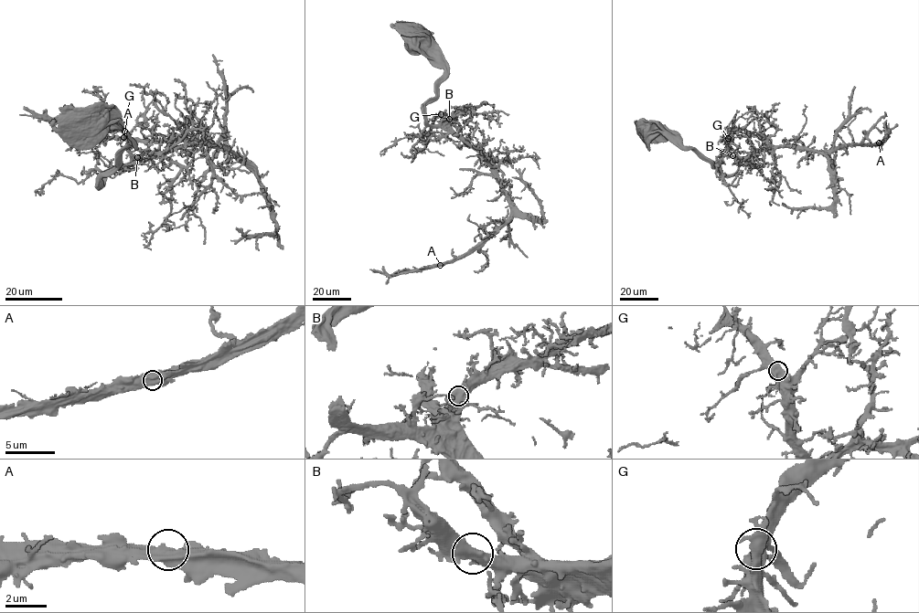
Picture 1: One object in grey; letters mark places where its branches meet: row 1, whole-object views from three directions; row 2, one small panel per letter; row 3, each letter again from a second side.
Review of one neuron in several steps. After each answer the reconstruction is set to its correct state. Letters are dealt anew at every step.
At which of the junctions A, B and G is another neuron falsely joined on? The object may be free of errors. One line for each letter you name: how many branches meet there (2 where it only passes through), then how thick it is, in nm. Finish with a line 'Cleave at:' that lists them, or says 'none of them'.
Cleave at: none of them

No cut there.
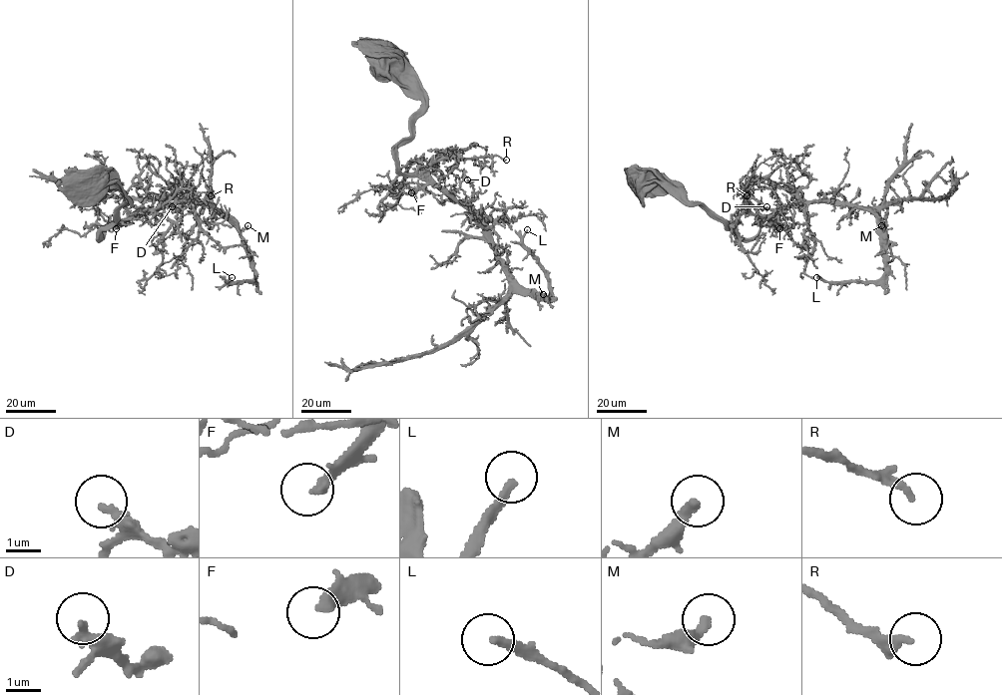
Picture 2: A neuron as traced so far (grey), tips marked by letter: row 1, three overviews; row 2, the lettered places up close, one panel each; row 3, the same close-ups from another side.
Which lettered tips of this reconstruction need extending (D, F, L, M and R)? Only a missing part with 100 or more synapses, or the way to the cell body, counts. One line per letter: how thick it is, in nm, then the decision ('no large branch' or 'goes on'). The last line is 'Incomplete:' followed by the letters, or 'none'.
D: 280 nm thick; no large branch
F: 360 nm thick; goes on
L: 220 nm thick; no large branch
M: 300 nm thick; no large branch
R: 160 nm thick; no large branch
Incomplete: F

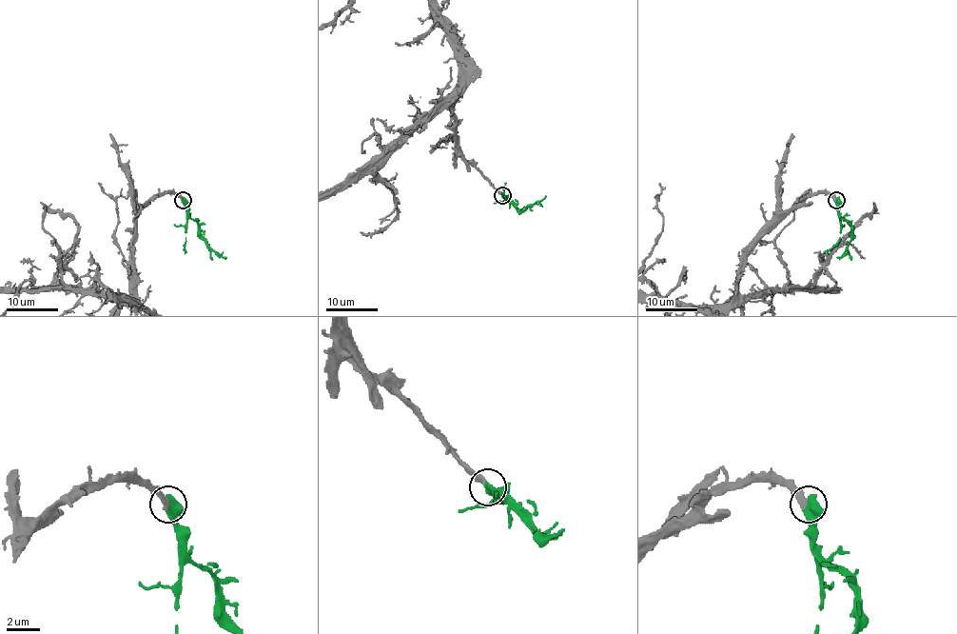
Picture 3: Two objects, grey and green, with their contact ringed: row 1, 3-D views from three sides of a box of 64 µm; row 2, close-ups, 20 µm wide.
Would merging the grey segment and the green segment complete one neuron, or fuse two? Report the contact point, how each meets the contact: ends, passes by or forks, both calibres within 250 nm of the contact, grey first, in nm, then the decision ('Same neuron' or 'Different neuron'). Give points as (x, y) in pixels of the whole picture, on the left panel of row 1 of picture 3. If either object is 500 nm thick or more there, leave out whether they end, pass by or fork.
Place: (183, 200). At the ring grey ends. At the ring green passes by. Thickness 300 nm (grey) against 440 nm. Same neuron

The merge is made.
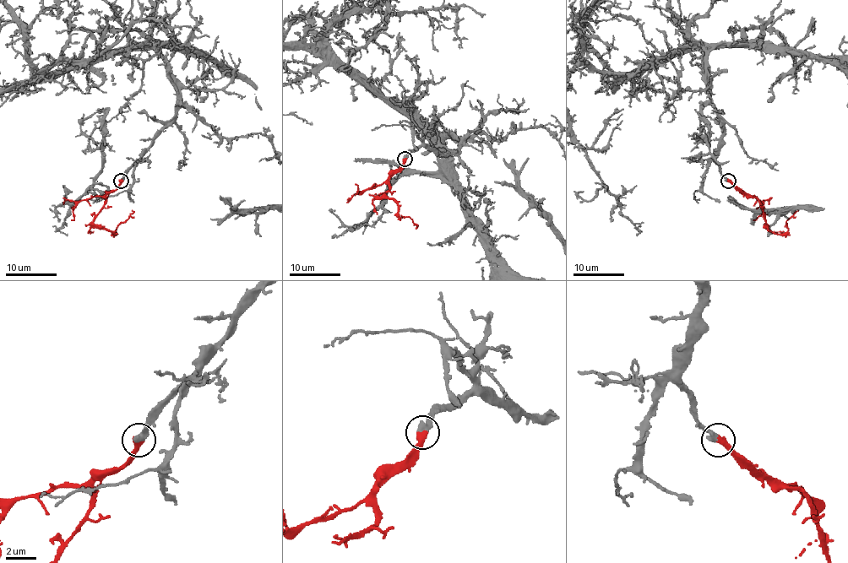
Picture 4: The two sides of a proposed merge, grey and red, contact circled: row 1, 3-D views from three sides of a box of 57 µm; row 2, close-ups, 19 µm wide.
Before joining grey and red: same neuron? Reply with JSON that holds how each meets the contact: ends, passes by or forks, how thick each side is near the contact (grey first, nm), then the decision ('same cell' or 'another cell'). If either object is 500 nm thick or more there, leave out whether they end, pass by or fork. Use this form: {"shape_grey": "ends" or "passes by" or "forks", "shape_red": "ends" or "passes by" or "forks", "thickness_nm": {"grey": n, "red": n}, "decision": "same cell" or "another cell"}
{"shape_grey": "ends", "shape_red": "ends", "thickness_nm": {"grey": 480, "red": 480}, "decision": "same cell"}

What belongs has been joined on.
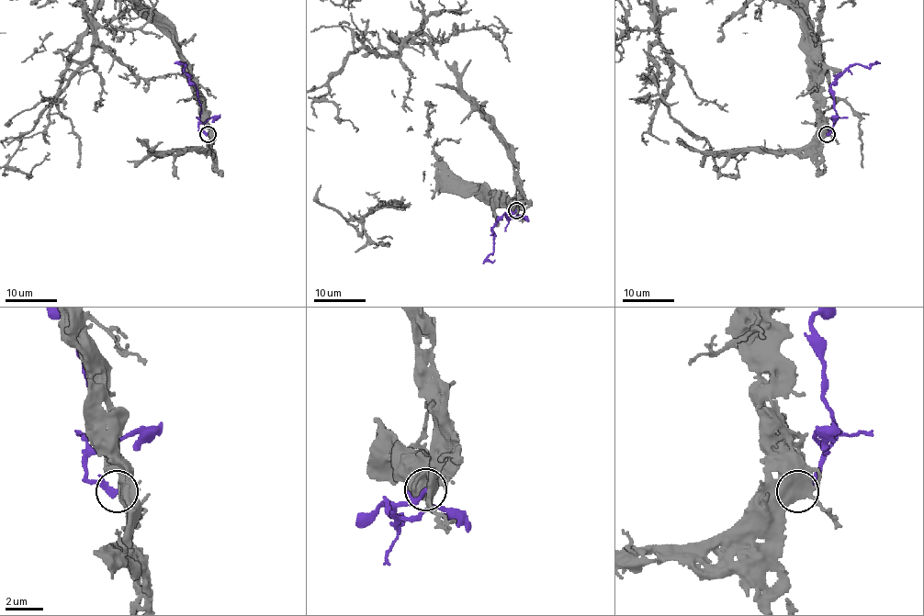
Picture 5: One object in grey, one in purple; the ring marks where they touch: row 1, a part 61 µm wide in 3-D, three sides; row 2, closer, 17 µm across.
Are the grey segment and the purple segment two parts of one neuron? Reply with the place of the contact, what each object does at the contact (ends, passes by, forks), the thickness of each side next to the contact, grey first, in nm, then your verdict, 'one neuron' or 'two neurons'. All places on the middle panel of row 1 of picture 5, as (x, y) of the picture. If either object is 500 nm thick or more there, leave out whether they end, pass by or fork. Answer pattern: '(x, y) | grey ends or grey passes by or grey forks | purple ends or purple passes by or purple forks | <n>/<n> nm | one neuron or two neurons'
(516, 210) | grey forks | purple passes by | 440/180 nm | two neurons

